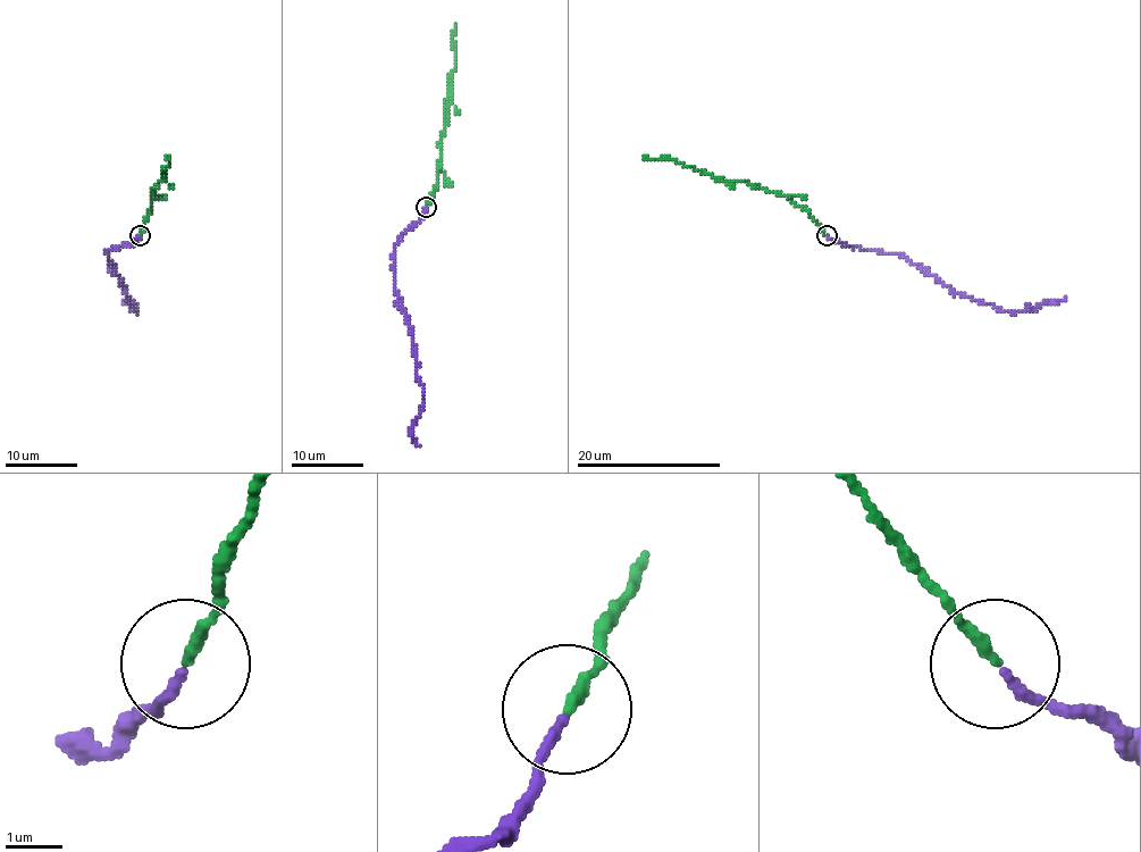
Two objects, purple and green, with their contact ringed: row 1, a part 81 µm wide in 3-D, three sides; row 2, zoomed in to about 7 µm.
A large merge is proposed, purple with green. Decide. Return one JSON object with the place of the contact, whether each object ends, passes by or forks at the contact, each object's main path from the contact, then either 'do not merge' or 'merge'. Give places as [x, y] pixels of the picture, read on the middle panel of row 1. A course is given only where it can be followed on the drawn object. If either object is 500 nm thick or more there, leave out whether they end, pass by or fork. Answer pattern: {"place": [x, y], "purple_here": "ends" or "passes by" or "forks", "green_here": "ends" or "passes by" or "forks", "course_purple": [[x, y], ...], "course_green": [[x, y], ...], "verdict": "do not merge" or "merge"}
{"place": [426, 207], "purple_here": "ends", "green_here": "ends", "course_purple": [[426, 207], [402, 234], [393, 252], [393, 283], [413, 339], [420, 383], [422, 404], [411, 437], [420, 444]], "course_green": [[426, 207], [436, 185], [442, 133], [447, 126], [445, 100], [456, 56], [453, 32], [456, 23]], "verdict": "merge"}

